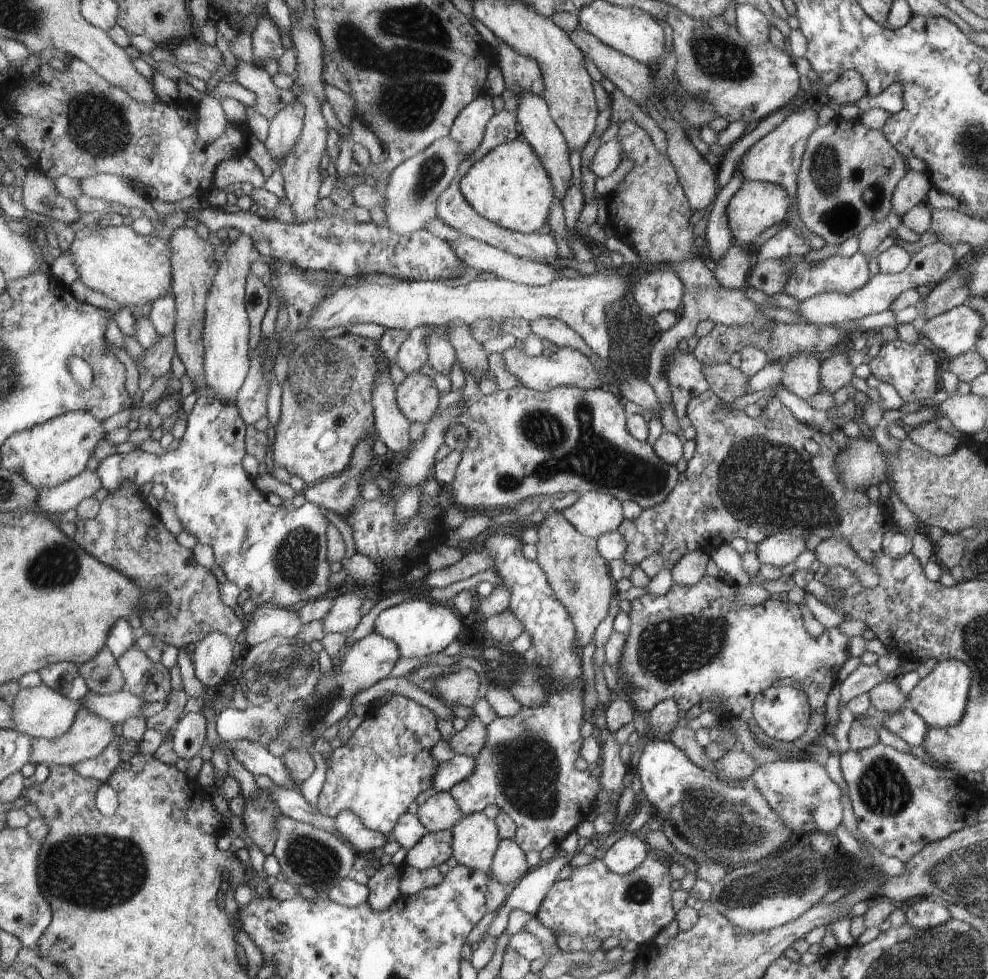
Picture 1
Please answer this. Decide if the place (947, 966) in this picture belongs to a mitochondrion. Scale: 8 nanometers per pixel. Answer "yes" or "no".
yes

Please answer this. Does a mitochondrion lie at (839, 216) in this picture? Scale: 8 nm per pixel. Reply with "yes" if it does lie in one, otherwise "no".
yes

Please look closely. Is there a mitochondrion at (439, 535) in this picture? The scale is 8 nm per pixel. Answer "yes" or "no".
no

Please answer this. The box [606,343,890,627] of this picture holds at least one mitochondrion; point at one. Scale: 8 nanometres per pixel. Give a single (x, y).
(763, 482)

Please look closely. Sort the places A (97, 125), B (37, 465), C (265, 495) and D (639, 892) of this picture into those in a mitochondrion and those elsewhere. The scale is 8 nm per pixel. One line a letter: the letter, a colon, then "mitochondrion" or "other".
A: mitochondrion
B: other
C: other
D: mitochondrion

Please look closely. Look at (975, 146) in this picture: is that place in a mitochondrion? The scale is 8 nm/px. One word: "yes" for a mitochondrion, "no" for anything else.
yes

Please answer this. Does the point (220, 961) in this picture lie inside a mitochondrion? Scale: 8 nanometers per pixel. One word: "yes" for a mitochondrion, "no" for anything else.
no

